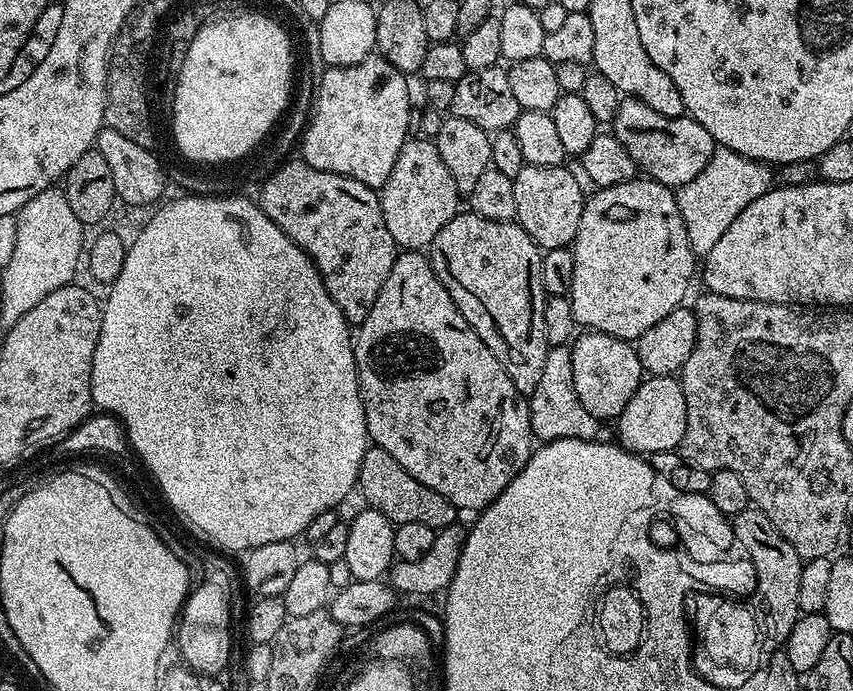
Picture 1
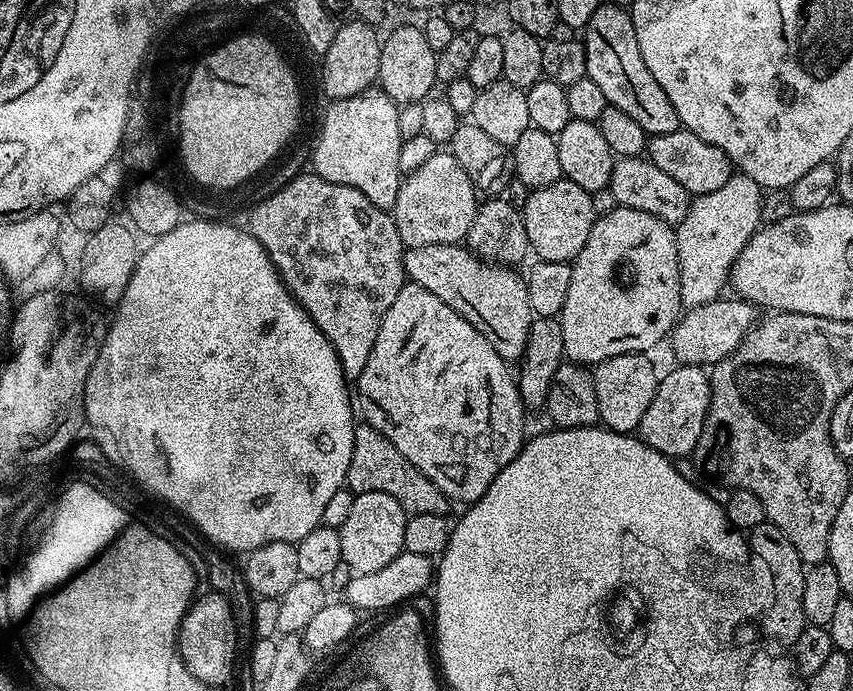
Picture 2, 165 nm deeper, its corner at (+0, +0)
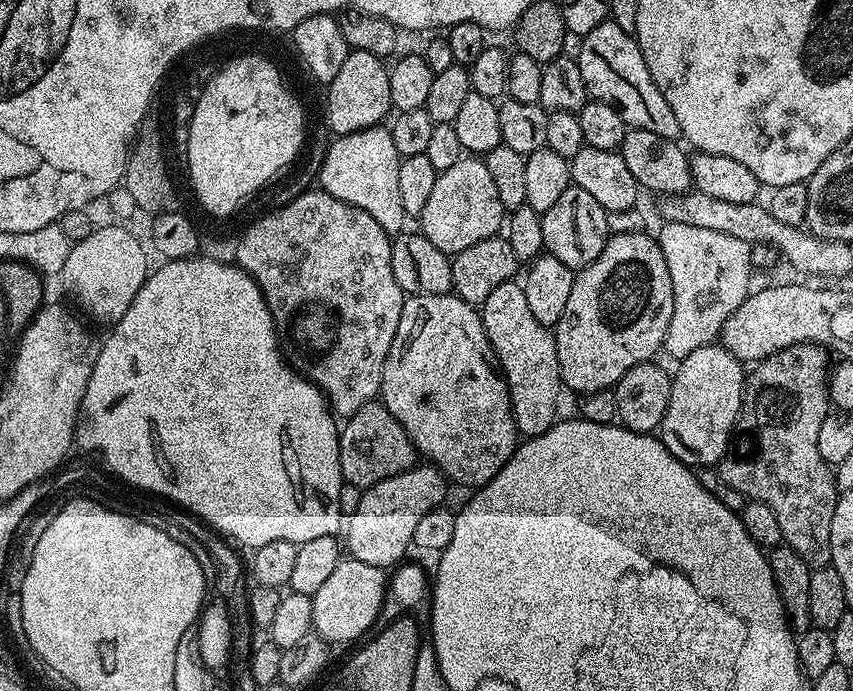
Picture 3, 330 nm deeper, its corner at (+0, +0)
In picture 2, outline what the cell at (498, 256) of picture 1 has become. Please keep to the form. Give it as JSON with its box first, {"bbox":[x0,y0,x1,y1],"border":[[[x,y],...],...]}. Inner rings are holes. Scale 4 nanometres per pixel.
{"bbox":[404,244,534,362],"border":[[[439,244],[438,246],[418,246],[417,248],[407,249],[404,253],[404,275],[409,281],[418,286],[426,286],[426,290],[430,290],[430,294],[438,294],[438,298],[442,298],[442,302],[446,302],[446,306],[450,306],[458,313],[462,318],[466,318],[470,322],[470,326],[474,326],[474,330],[478,330],[478,334],[482,334],[482,338],[486,338],[486,342],[490,342],[490,346],[494,346],[494,350],[498,350],[498,354],[503,360],[509,362],[519,361],[520,357],[524,355],[526,350],[526,342],[528,341],[528,335],[532,329],[532,322],[534,319],[534,313],[530,306],[530,294],[526,290],[524,285],[525,277],[520,276],[515,267],[501,266],[493,264],[489,261],[480,259],[471,248],[467,246],[461,246],[460,244]]]}

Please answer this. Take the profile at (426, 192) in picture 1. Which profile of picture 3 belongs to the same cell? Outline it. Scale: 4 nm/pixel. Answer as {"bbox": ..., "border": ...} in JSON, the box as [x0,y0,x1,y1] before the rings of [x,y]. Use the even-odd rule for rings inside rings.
{"bbox":[418,158,506,254],"border":[[[461,158],[450,166],[450,170],[439,173],[426,206],[422,206],[418,224],[421,236],[449,254],[497,235],[505,227],[506,209],[502,206],[502,198],[498,198],[498,186],[494,186],[494,178],[490,178],[490,170],[486,170],[483,159]]]}

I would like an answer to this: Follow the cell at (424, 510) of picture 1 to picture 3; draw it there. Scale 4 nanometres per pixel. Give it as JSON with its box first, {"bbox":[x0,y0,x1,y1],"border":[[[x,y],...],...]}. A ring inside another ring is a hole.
{"bbox":[340,402,418,490],"border":[[[373,402],[362,406],[362,410],[343,421],[340,428],[340,473],[344,475],[345,484],[363,490],[386,478],[394,478],[394,474],[407,472],[417,460],[418,453],[412,439],[384,404]]]}

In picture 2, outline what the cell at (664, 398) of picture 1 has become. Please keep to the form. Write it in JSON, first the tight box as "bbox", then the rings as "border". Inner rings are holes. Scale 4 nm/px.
{"bbox":[638,364,712,457],"border":[[[680,364],[673,372],[659,377],[654,402],[642,414],[642,422],[638,429],[639,439],[663,456],[691,457],[696,450],[696,443],[702,434],[702,426],[706,422],[706,414],[712,397],[712,381],[703,367],[695,364]]]}

